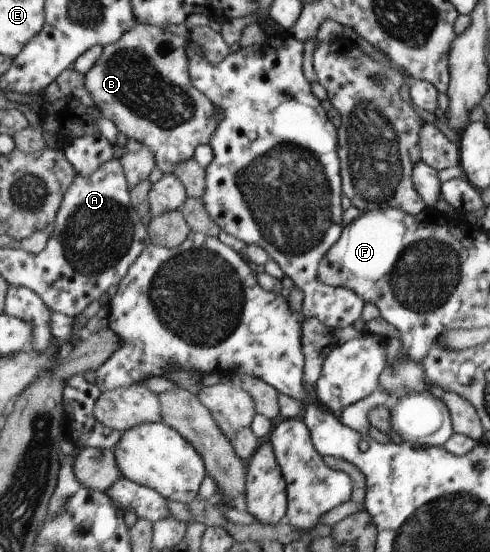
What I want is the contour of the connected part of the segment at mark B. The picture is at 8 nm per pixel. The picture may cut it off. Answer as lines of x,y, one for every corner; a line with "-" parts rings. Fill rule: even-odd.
184,22
161,28
136,23
122,34
118,41
103,46
100,57
85,73
83,81
101,116
111,121
117,131
127,138
135,139
149,149
153,155
155,167
163,174
172,174
176,165
192,158
194,149
198,145
208,143
218,125
212,117
214,105
194,86
187,70
186,51
192,46
196,46
208,61
214,62
228,55
226,43
209,26
190,27

